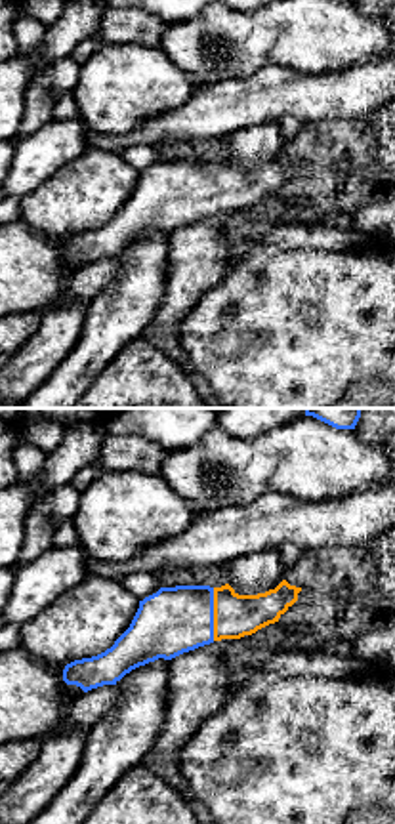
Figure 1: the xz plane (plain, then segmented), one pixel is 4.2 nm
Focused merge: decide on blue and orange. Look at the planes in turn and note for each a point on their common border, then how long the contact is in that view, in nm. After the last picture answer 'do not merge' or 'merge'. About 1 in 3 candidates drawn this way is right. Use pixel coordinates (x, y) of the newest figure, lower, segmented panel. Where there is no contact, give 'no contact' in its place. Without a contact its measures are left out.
(212, 615) | 220 nm

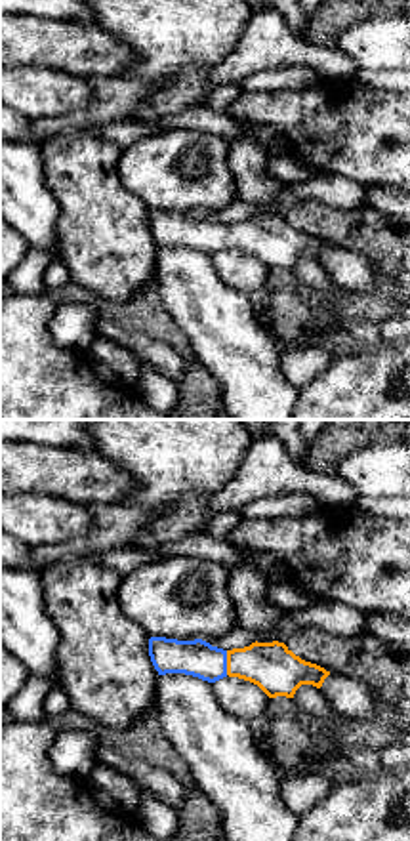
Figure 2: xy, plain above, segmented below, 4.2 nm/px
(225, 662) | 100 nm

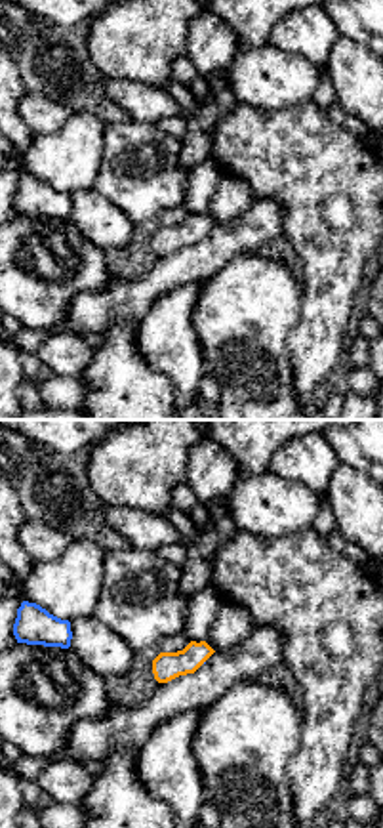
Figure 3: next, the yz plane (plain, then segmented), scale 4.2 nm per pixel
no contact

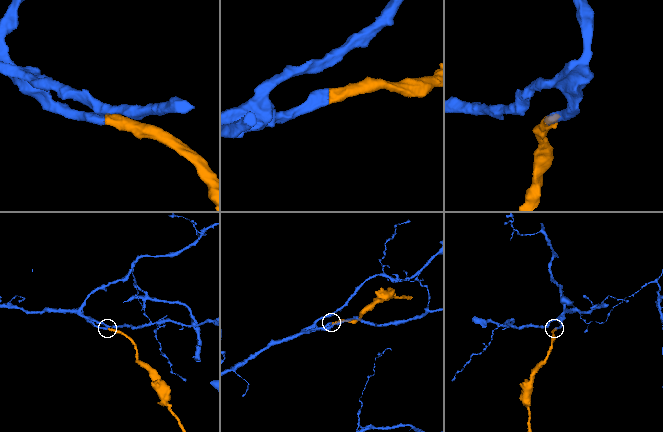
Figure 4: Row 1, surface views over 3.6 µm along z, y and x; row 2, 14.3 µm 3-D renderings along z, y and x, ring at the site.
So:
merge

